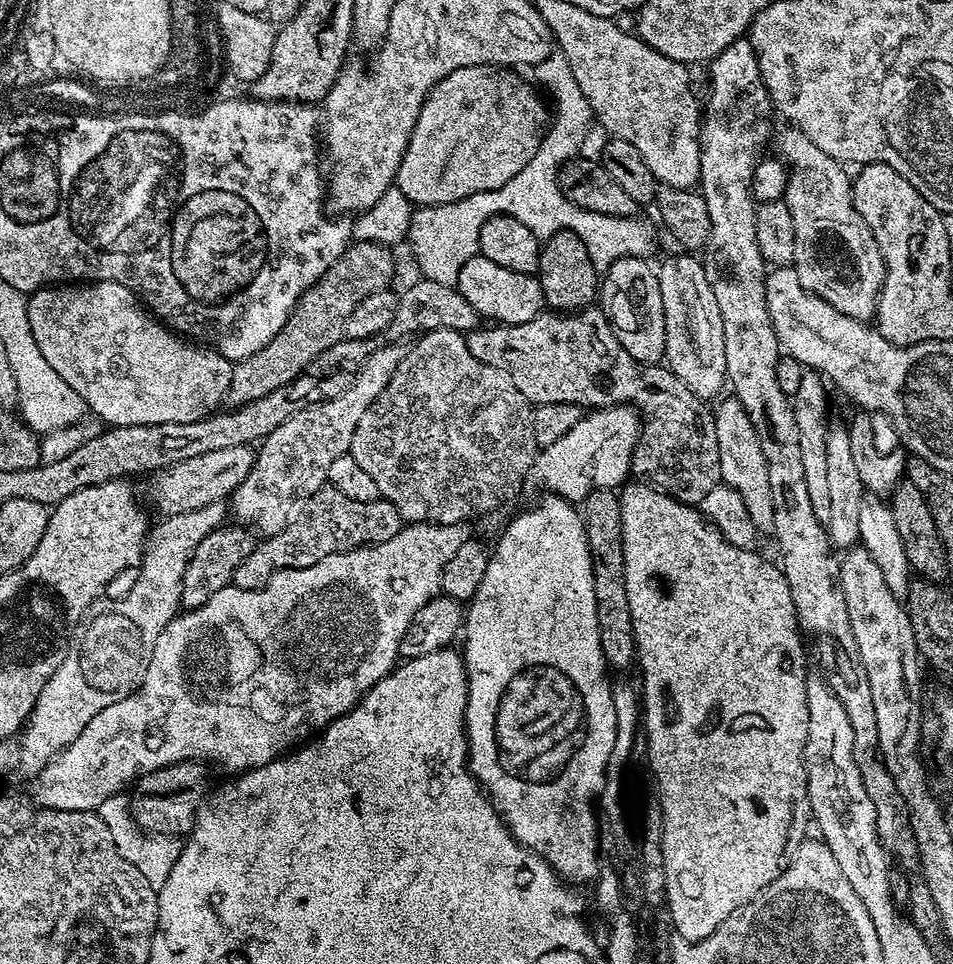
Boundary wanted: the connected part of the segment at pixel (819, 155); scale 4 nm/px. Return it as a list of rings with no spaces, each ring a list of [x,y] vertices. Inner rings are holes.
[[[795,126],[785,127],[785,132],[775,133],[774,144],[779,159],[788,169],[788,181],[784,191],[783,202],[790,210],[790,219],[794,222],[794,258],[792,264],[798,274],[798,282],[810,294],[830,302],[834,310],[842,310],[855,320],[871,321],[876,315],[876,299],[880,296],[880,288],[884,285],[884,259],[880,253],[878,242],[864,220],[862,214],[852,201],[852,180],[844,173],[845,165],[839,160],[830,158],[806,138],[806,134]]]

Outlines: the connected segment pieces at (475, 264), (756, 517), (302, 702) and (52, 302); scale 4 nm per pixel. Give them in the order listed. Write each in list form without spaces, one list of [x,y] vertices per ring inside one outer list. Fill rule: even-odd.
[[[479,254],[464,263],[454,286],[460,291],[462,298],[466,298],[470,306],[474,306],[477,317],[489,316],[489,321],[492,322],[530,322],[546,308],[542,286],[533,273],[506,270],[506,266],[498,266],[498,262],[490,262],[490,258]]]
[[[735,398],[729,400],[721,399],[720,405],[715,405],[714,415],[716,417],[716,433],[718,434],[718,458],[720,459],[720,479],[723,483],[728,484],[746,502],[746,510],[750,510],[750,518],[756,524],[757,529],[768,530],[772,526],[772,495],[770,494],[770,474],[766,470],[766,454],[762,454],[760,439],[756,433],[754,422],[748,417],[740,401]]]
[[[409,523],[401,527],[400,532],[394,534],[394,538],[386,542],[364,544],[361,548],[351,548],[349,552],[330,554],[322,558],[322,562],[314,562],[314,566],[287,568],[276,572],[263,588],[254,590],[242,590],[235,586],[223,588],[218,590],[218,594],[214,594],[214,598],[210,598],[210,602],[202,602],[202,606],[181,611],[168,623],[166,630],[158,634],[158,646],[154,646],[154,658],[150,658],[150,670],[146,670],[146,678],[142,686],[134,690],[134,694],[122,698],[122,702],[114,702],[114,706],[106,706],[106,710],[94,714],[86,730],[82,730],[82,734],[78,734],[78,738],[60,751],[55,760],[47,764],[40,771],[40,775],[35,777],[35,803],[41,808],[94,812],[102,806],[102,802],[106,802],[106,798],[123,793],[145,772],[153,772],[171,764],[184,764],[188,760],[195,760],[208,766],[217,764],[222,771],[232,772],[228,774],[243,774],[252,771],[253,768],[266,766],[271,760],[280,759],[293,745],[303,741],[305,739],[303,736],[307,732],[323,733],[332,721],[347,714],[379,680],[386,678],[392,673],[392,669],[397,667],[401,659],[402,640],[406,632],[410,630],[410,622],[414,622],[414,614],[418,614],[418,610],[422,610],[426,602],[441,595],[440,583],[444,564],[450,562],[454,554],[458,554],[458,546],[462,546],[462,542],[470,539],[468,528],[467,523]]]
[[[93,280],[42,287],[28,296],[28,317],[30,334],[34,334],[34,342],[38,342],[38,350],[42,350],[46,362],[54,366],[58,378],[62,378],[74,394],[84,399],[87,411],[105,425],[117,428],[158,422],[194,422],[211,416],[225,403],[233,361],[227,360],[221,352],[189,342],[173,332],[152,315],[135,292],[118,282]]]

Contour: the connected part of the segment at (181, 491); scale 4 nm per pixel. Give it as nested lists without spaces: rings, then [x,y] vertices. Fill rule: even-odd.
[[[247,444],[230,446],[227,450],[209,450],[195,458],[186,458],[186,462],[174,462],[171,468],[161,468],[155,473],[156,485],[152,492],[156,495],[156,508],[164,516],[177,516],[227,501],[255,464],[256,452]]]

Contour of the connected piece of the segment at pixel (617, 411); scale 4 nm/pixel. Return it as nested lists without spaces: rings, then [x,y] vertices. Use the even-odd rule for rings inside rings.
[[[631,406],[589,411],[558,442],[537,451],[527,483],[541,488],[541,493],[560,496],[569,502],[582,502],[594,490],[619,489],[632,472],[632,455],[640,442],[641,431],[641,417]]]

